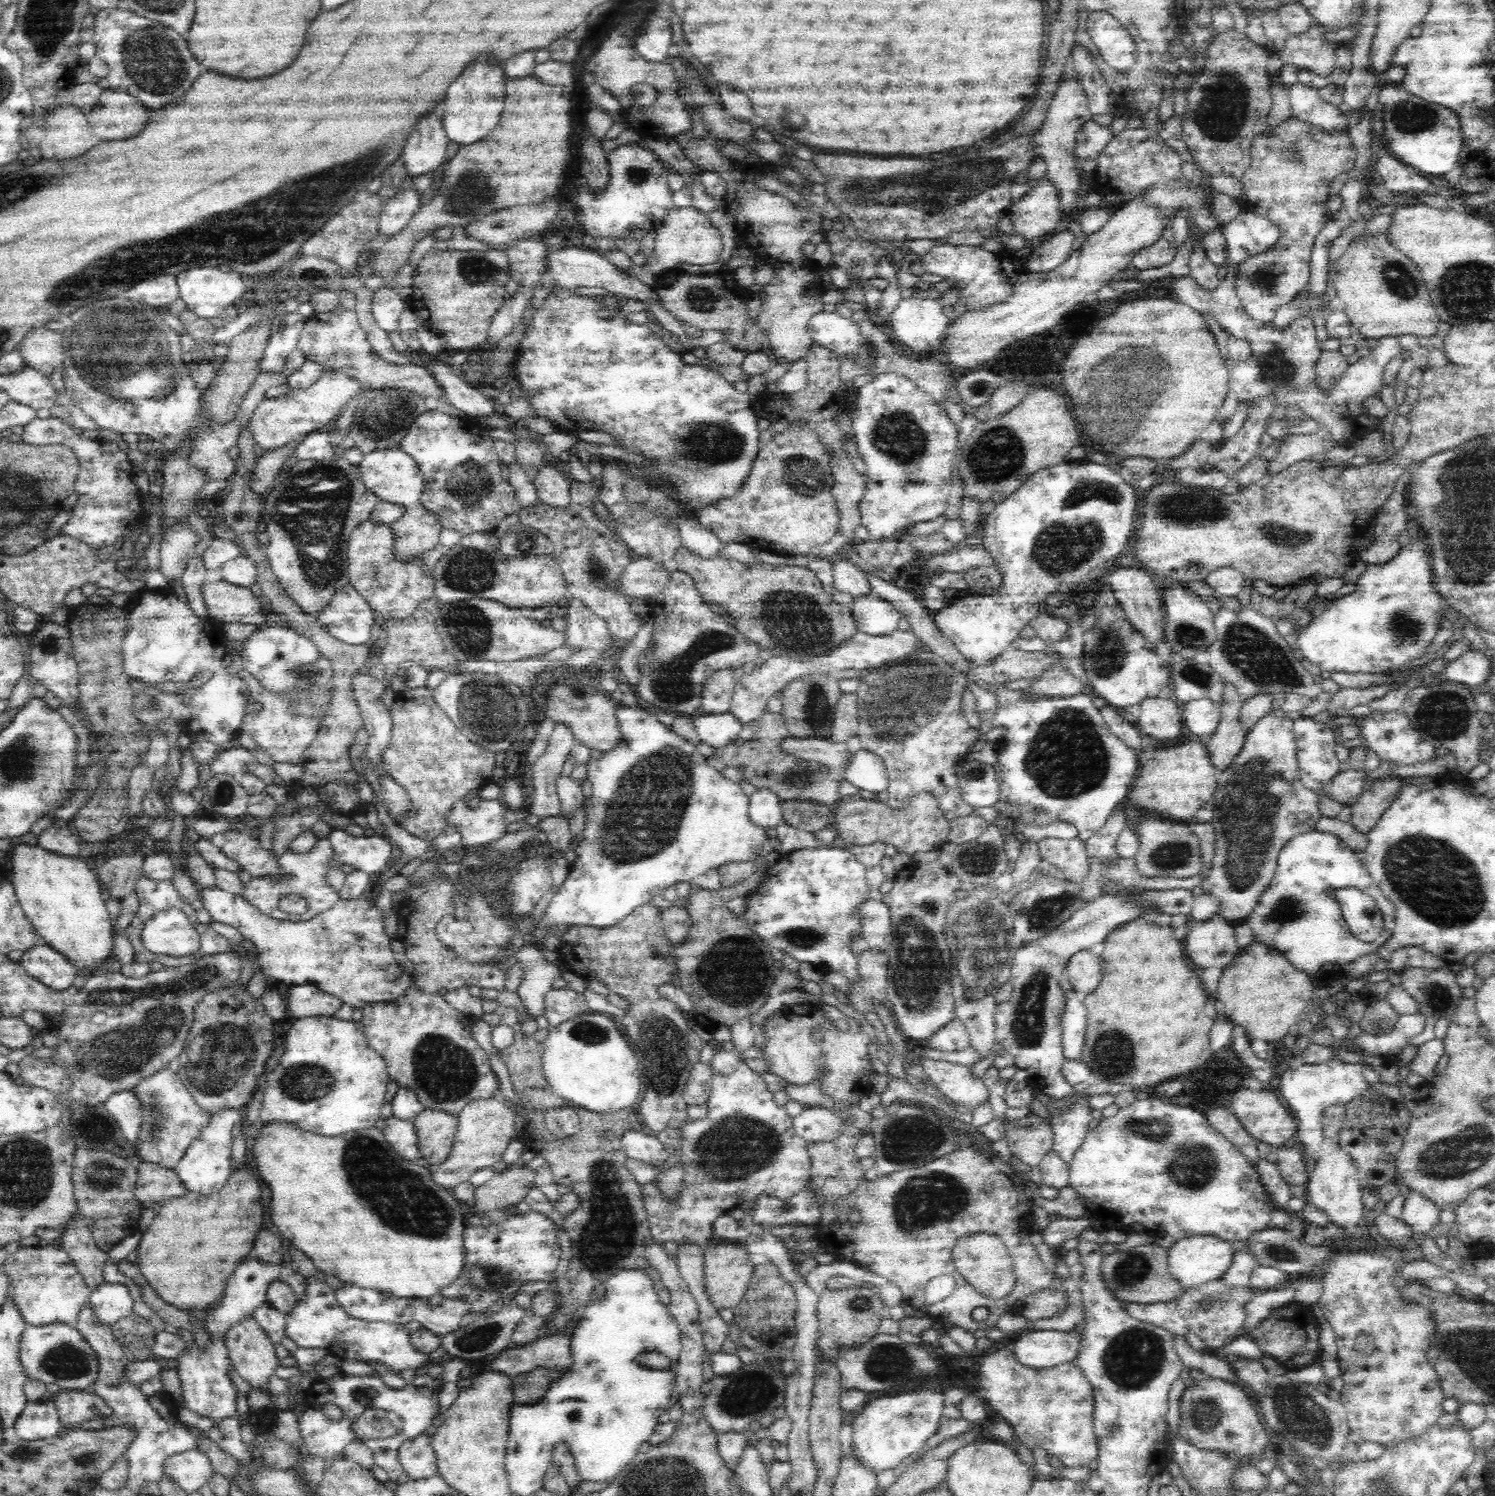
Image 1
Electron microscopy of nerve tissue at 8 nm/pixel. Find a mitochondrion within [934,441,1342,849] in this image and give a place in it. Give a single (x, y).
(1067, 758)

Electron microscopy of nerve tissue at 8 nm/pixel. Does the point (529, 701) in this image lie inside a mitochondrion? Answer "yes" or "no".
yes

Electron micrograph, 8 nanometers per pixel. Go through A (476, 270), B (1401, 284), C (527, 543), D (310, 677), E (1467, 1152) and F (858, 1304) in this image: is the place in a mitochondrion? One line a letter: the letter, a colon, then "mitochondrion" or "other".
A: mitochondrion
B: mitochondrion
C: mitochondrion
D: mitochondrion
E: mitochondrion
F: mitochondrion

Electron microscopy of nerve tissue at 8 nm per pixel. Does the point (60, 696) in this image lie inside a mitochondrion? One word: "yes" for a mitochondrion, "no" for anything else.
no

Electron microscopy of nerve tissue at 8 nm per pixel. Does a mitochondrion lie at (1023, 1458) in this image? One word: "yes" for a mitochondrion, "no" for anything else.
no

